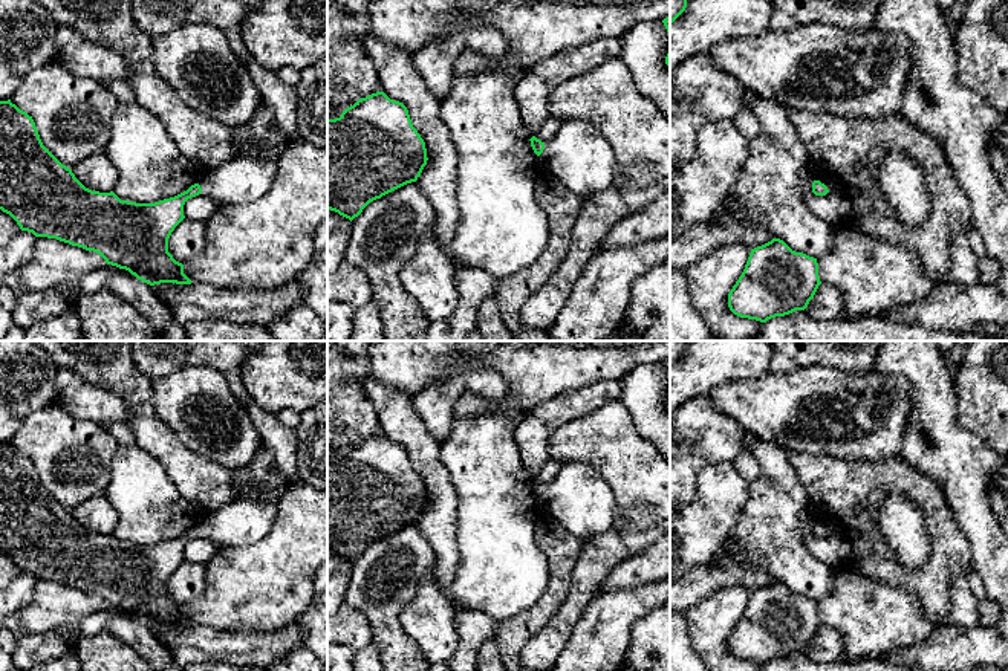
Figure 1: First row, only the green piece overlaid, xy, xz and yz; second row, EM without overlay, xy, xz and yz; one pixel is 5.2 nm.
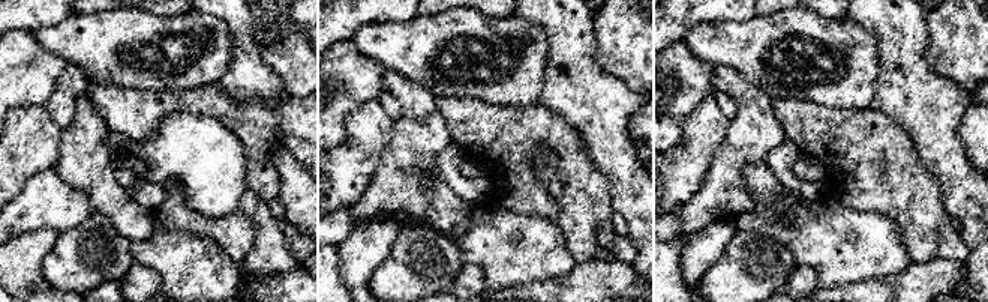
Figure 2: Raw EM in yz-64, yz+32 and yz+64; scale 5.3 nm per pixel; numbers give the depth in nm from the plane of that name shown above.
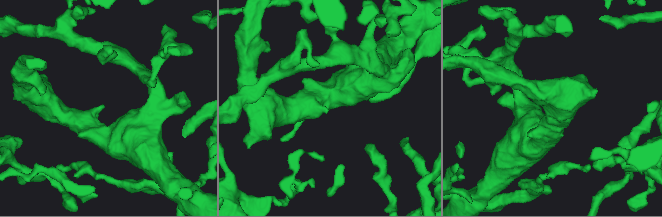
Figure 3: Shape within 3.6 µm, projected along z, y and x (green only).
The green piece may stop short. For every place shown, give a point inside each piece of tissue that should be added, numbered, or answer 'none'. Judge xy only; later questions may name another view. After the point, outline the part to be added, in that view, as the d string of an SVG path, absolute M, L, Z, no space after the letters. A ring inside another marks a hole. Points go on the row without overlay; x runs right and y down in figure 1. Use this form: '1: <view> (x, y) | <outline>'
1: xy (242, 521) | M277 495L259 500L234 498L200 517L202 538L216 547L252 546L268 535L277 515Z

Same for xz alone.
1: xz (578, 497) | M563 465L555 480L545 485L540 511L551 514L581 541L612 529L615 497L609 485L589 465Z

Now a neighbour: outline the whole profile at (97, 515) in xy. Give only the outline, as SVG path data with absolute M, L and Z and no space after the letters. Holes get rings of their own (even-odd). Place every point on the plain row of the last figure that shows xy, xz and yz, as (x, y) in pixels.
M96 495L78 504L72 515L89 532L110 535L118 521L118 514L104 495Z

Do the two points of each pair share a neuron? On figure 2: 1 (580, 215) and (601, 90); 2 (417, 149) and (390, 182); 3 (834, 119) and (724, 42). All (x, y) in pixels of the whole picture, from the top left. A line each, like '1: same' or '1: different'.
1: different
2: same
3: different

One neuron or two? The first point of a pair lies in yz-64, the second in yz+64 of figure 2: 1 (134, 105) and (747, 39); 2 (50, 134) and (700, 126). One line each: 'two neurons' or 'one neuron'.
1: two neurons
2: one neuron

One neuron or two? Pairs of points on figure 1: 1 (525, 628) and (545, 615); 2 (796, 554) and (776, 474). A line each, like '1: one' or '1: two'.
1: one
2: one

